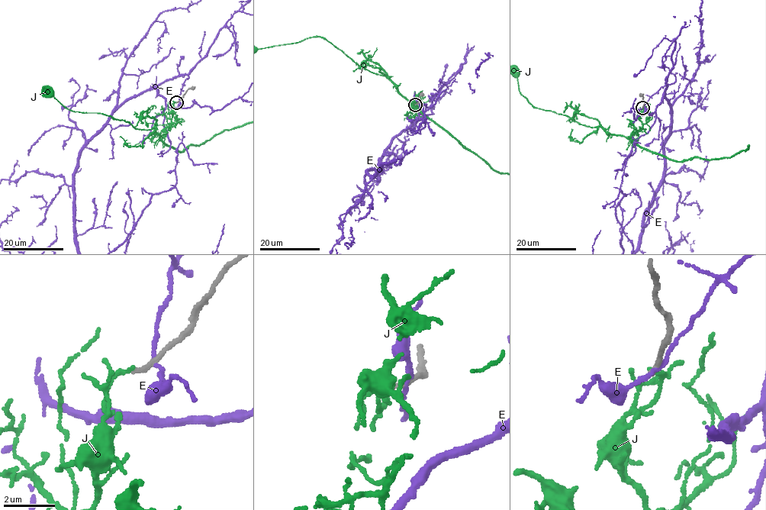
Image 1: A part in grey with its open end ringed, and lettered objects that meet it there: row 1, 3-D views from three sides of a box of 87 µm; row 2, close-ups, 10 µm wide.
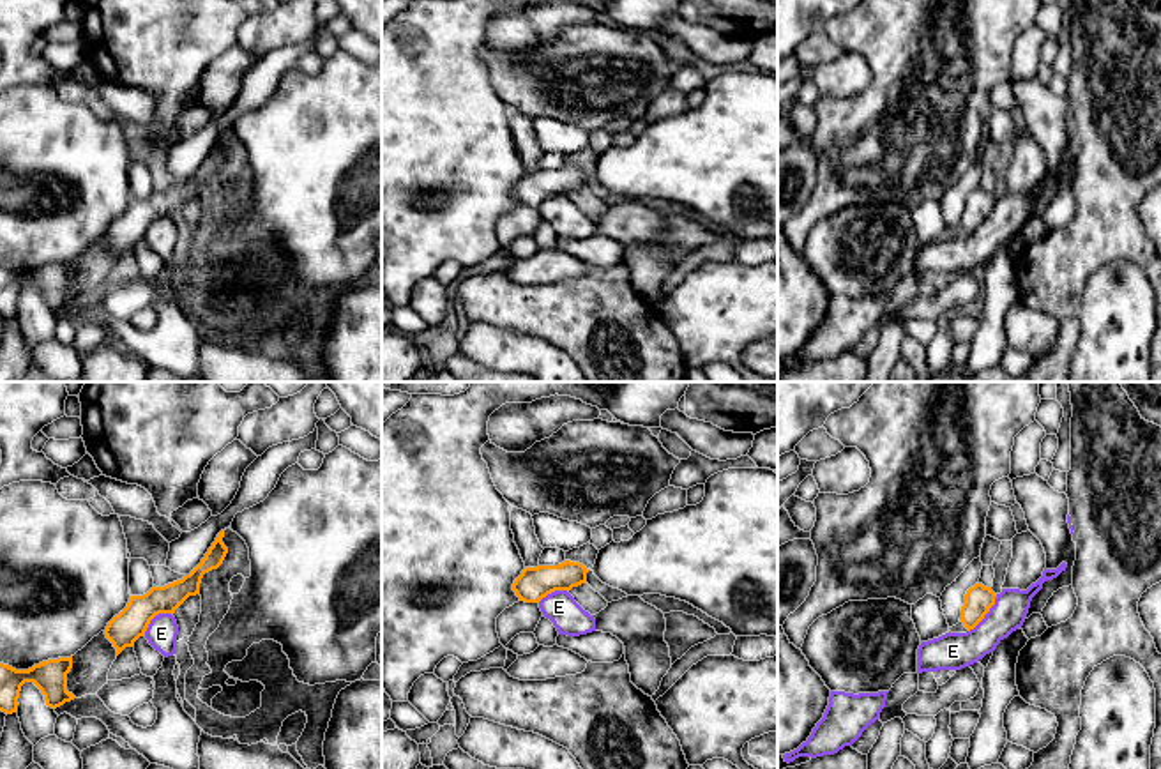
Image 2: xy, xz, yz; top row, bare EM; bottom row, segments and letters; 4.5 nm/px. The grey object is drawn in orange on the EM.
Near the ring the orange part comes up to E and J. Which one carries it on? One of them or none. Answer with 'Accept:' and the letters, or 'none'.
Accept: none

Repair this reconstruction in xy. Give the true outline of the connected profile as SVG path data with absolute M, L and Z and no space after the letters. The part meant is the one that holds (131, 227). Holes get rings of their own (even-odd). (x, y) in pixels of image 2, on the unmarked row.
M221 134L201 163L201 166L182 184L168 187L164 191L152 191L143 200L131 200L127 210L115 219L106 233L106 242L117 253L117 260L125 253L133 251L145 235L150 225L159 217L175 217L175 214L189 202L200 198L200 187L205 177L217 173L228 152L223 147L224 134Z

